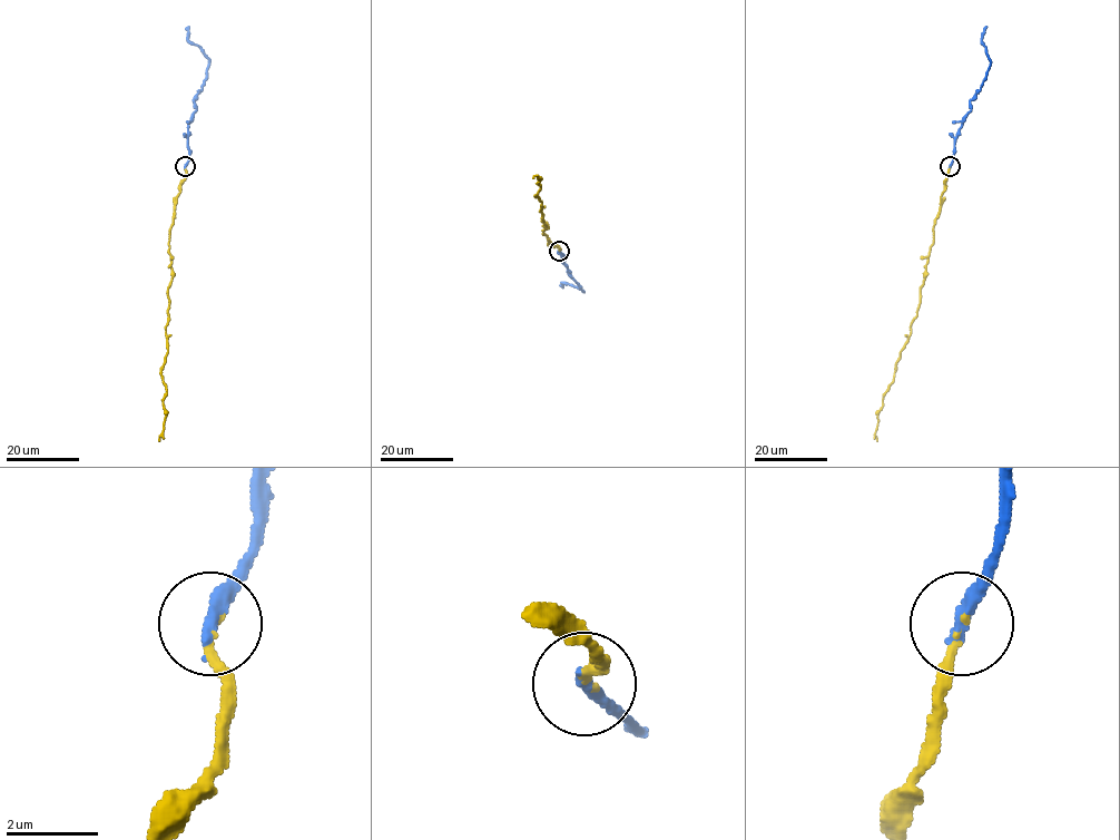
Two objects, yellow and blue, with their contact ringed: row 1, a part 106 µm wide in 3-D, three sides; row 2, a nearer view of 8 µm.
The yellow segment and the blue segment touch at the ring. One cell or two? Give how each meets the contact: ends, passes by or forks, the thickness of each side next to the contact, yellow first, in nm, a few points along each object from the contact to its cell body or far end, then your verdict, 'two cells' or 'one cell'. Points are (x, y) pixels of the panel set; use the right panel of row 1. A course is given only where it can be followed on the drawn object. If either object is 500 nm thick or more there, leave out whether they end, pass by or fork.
yellow ends | blue ends | 160/360 nm | yellow via (950, 167), (940, 214), (933, 226), (933, 244), (921, 289), (920, 305), (877, 412), (877, 441) | blue via (950, 167), (954, 138), (990, 64), (981, 40), (986, 26) | one cell

